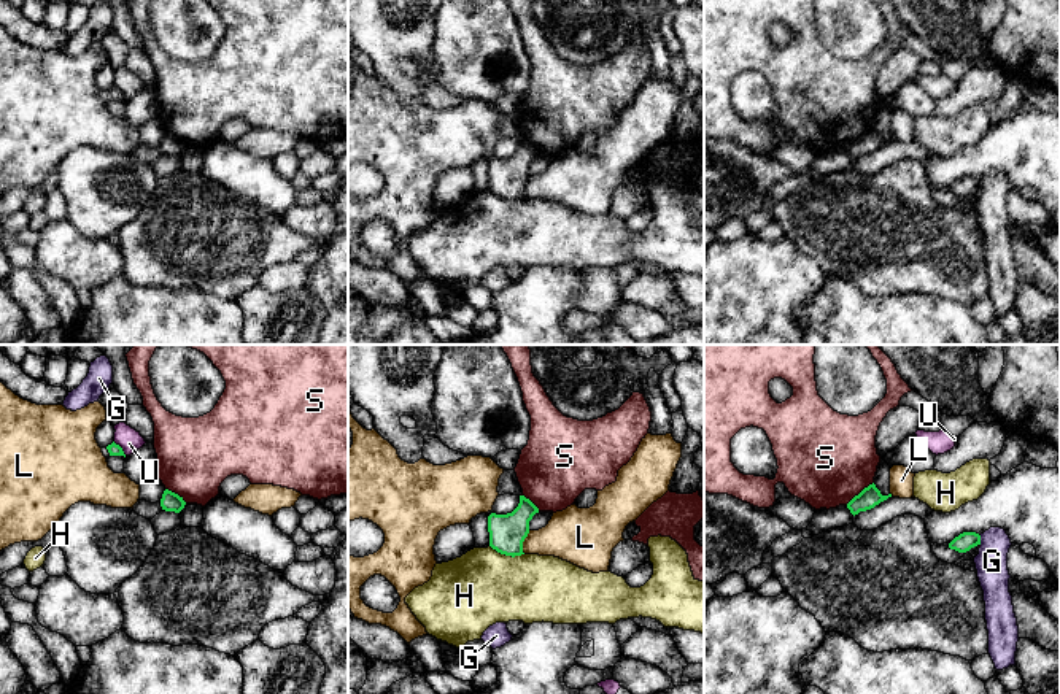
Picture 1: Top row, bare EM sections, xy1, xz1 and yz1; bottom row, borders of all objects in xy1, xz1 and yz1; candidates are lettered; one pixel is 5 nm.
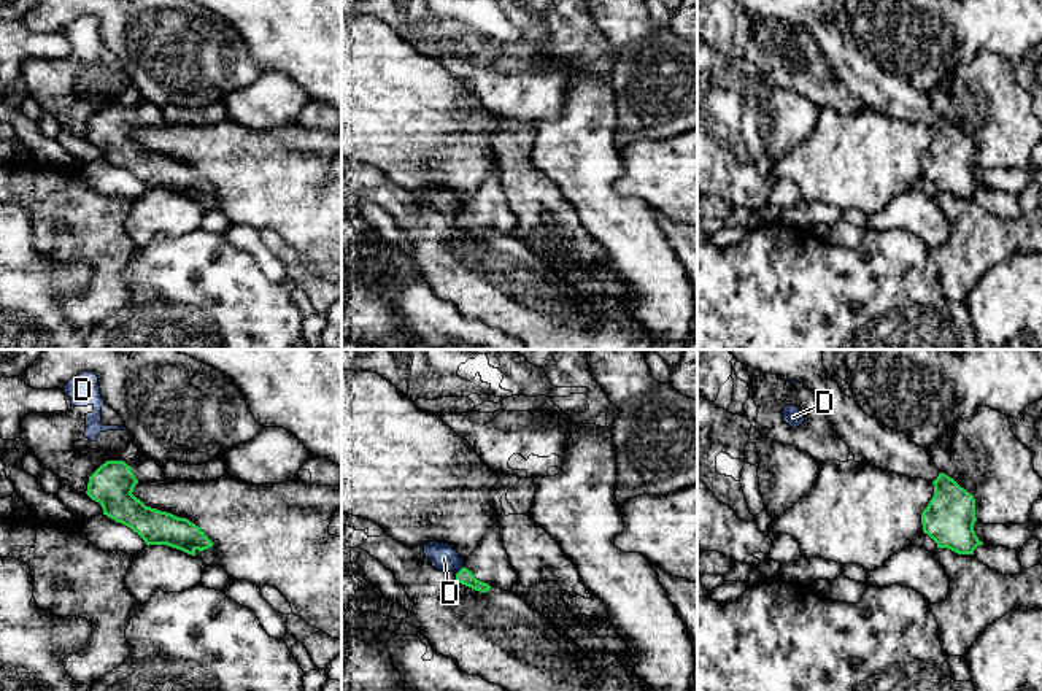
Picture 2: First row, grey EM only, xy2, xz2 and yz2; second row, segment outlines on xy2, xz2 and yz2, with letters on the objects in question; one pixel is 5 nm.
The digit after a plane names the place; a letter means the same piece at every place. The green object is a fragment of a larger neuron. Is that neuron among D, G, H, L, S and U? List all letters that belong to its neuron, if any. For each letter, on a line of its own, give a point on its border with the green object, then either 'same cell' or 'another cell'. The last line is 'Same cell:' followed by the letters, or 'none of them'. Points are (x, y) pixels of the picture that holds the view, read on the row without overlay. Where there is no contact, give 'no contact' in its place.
D: contact xz2 (459, 215); another cell
G: contact yz1 (979, 185); another cell
H: contact xz1 (507, 199); another cell
L: contact xz1 (523, 185); another cell
S: contact yz1 (860, 137); another cell
U: contact xy1 (121, 92); another cell
Same cell: none of them

